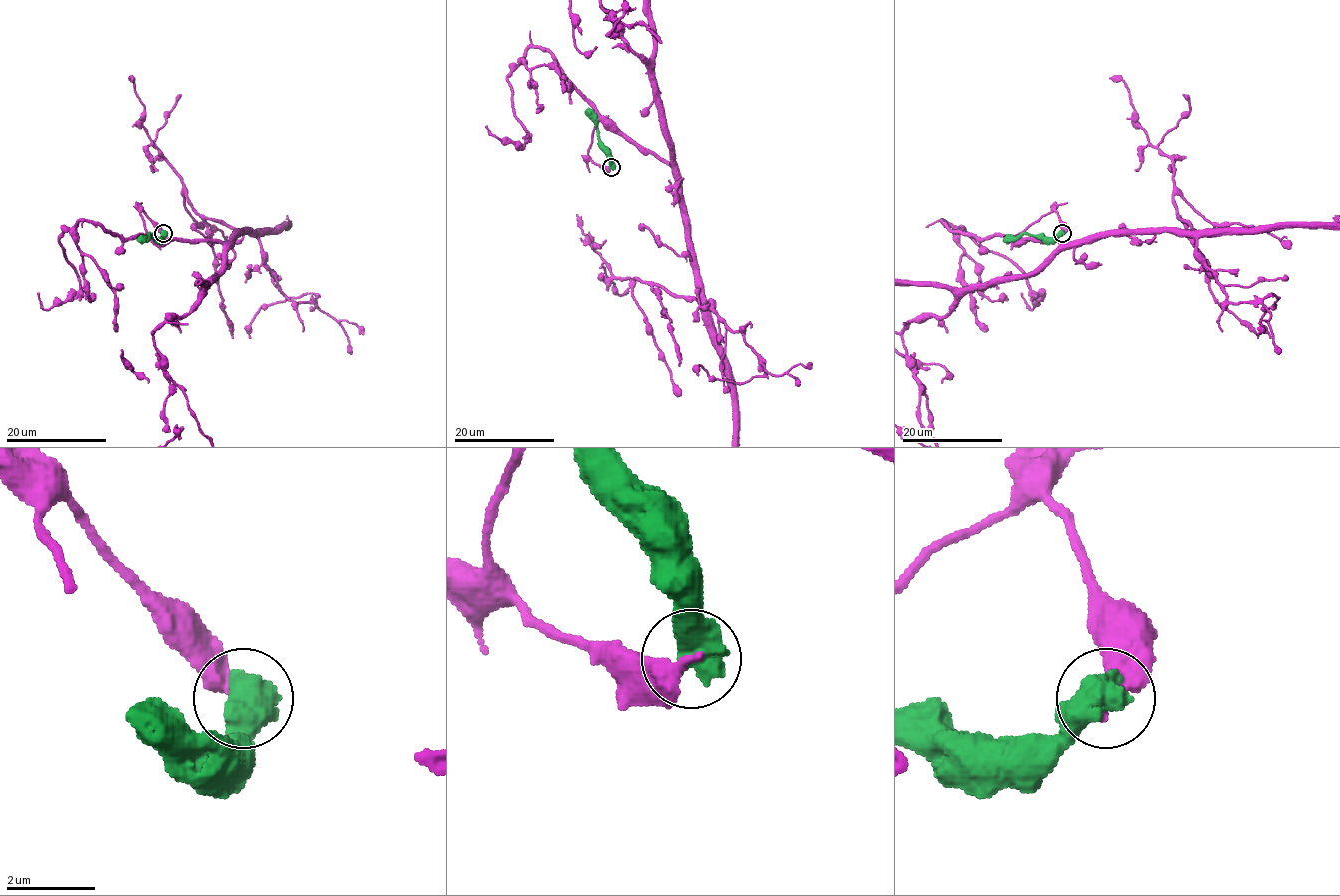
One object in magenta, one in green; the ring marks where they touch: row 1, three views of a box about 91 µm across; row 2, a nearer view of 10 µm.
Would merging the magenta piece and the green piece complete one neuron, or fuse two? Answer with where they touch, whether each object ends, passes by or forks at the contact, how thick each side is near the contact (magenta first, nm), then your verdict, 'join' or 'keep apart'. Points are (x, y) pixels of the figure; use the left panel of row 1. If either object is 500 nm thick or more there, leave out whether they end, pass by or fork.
at (163, 233); 360 nm thick on the magenta side, 850 nm on the other; keep apart

